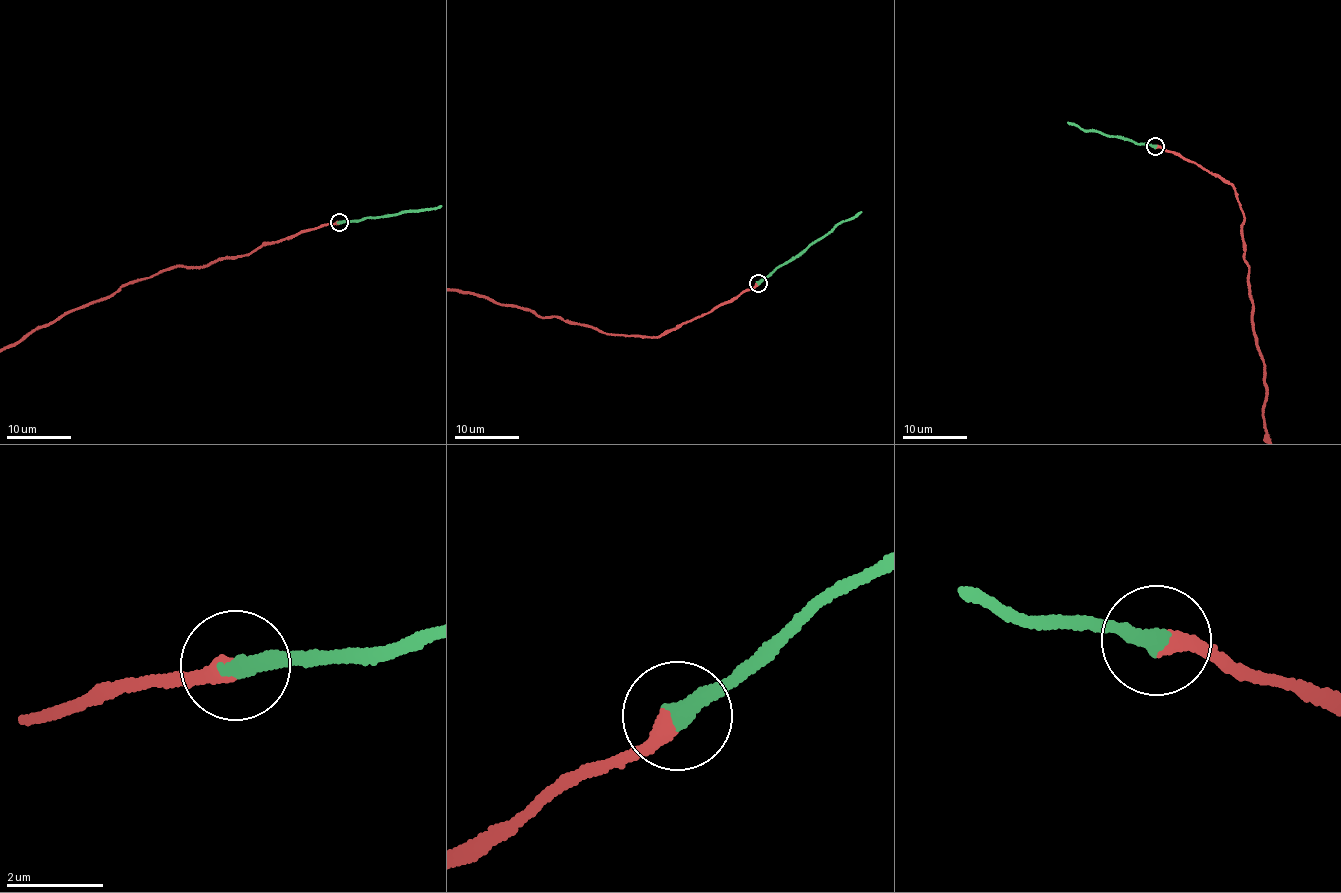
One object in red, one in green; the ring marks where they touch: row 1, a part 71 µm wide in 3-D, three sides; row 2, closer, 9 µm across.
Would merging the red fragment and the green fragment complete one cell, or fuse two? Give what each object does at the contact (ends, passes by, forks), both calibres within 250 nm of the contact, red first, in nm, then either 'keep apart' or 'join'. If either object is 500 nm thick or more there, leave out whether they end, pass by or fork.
red ends; green ends; calibres 360 and 360 nm; join

